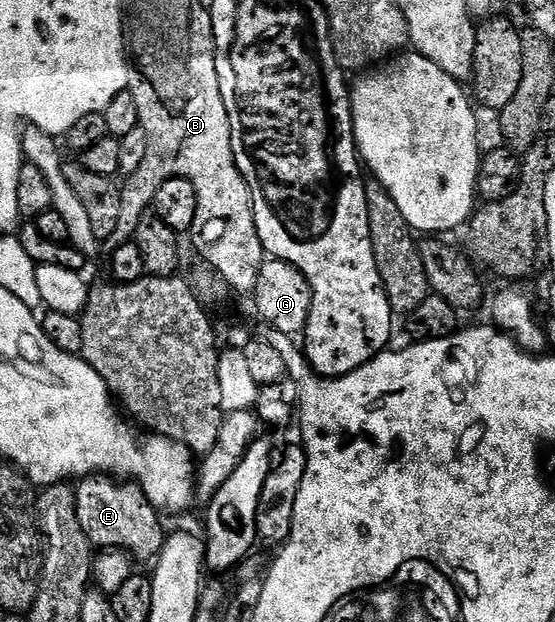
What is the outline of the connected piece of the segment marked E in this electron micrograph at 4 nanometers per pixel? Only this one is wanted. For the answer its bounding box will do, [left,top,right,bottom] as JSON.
[74,473,168,564]

